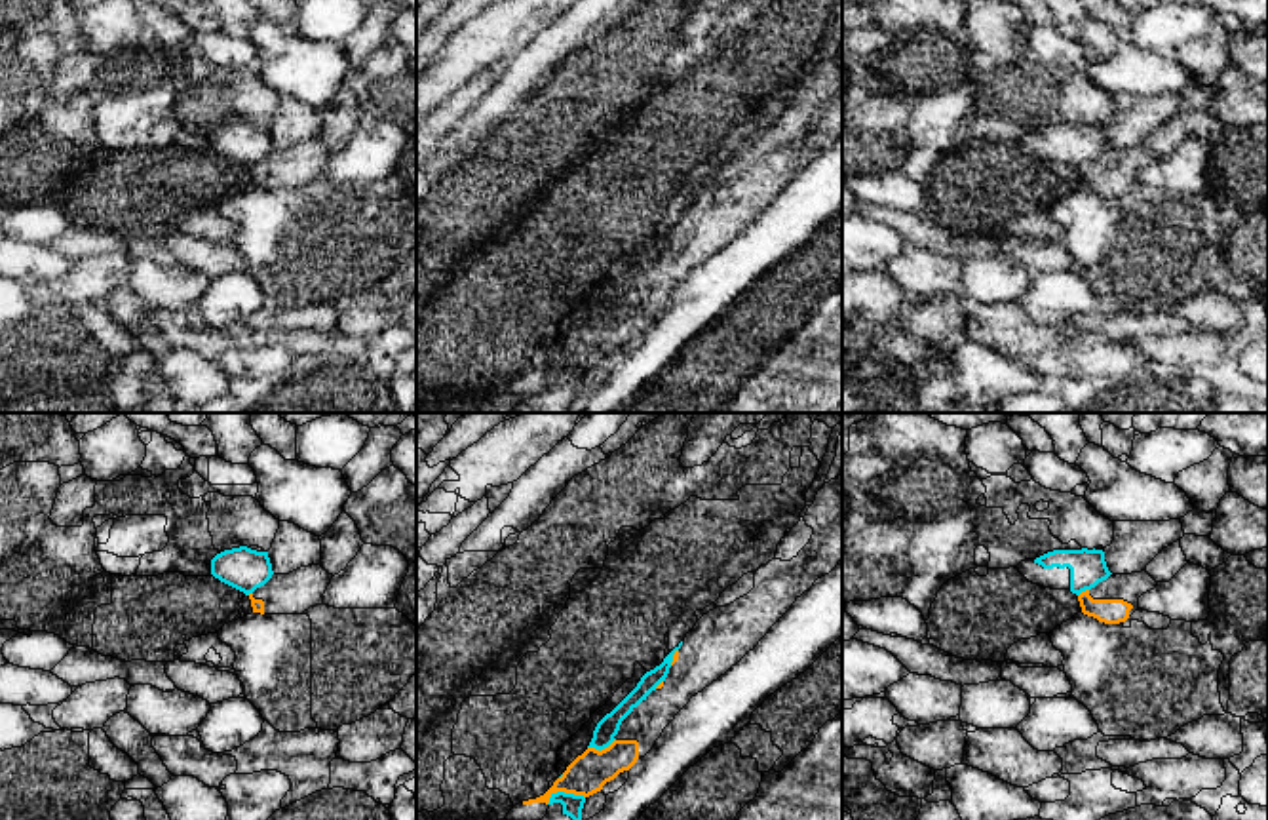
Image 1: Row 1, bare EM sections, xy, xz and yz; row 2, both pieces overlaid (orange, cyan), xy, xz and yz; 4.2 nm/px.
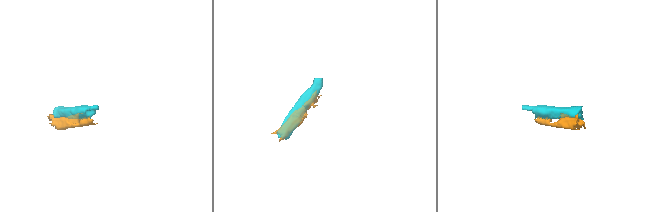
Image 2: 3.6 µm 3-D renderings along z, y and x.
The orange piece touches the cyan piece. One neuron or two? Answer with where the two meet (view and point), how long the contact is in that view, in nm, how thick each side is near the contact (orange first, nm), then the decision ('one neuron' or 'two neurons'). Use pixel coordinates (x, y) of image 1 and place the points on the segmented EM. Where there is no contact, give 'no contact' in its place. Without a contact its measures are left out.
contact xz (563, 790); length 170 nm; calibres 170 and 90 nm; two neurons

